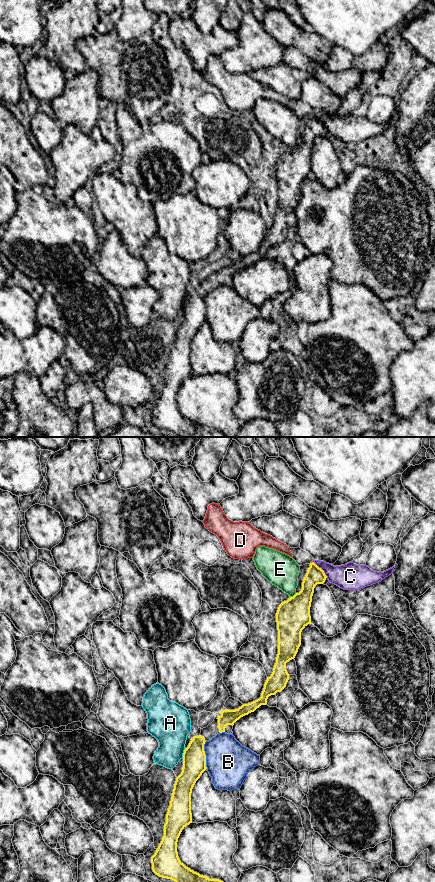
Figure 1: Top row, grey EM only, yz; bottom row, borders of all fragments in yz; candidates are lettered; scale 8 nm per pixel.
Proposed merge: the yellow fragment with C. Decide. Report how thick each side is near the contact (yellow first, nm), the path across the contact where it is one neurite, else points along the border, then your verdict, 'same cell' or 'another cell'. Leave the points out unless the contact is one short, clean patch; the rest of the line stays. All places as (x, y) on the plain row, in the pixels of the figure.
140 nm thick on the yellow side, 220 nm on the other; border along yz (313, 114), (327, 129); another cell

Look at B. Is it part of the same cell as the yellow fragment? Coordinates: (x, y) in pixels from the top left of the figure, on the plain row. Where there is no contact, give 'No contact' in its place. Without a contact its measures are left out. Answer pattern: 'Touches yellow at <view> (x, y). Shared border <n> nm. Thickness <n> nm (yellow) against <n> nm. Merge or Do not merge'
Touches yellow at yz (205, 307). Shared border 220 nm. Thickness 190 nm (yellow) against 360 nm. Do not merge

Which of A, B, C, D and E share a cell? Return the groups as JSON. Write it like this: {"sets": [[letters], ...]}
{"sets": [["A"], ["B"], ["C", "D"], ["E"]]}

